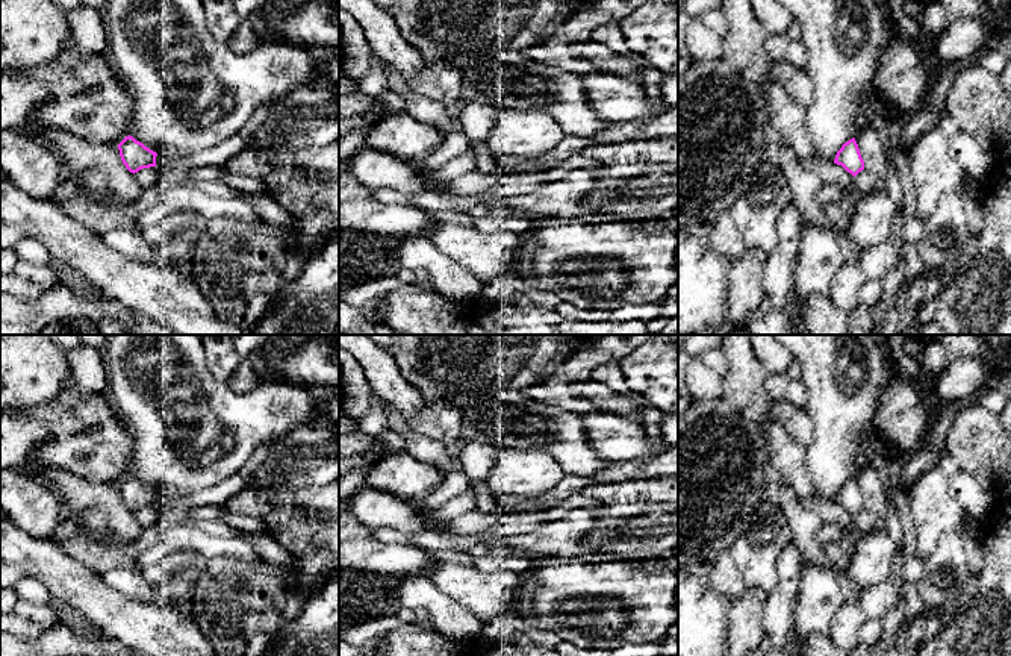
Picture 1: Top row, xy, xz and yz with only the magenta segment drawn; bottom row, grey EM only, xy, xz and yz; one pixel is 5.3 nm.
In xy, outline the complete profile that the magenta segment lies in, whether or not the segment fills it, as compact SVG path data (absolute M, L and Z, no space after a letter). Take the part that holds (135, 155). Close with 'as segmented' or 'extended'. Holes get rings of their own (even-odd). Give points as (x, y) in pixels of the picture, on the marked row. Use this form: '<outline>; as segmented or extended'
M130 135L118 144L118 150L123 164L133 174L142 168L156 167L157 153L150 150Z; as segmented

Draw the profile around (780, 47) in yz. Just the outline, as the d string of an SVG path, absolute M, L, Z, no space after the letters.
M772 33L764 42L764 50L773 62L787 62L805 70L808 64L807 47L801 39L793 39L784 33Z

